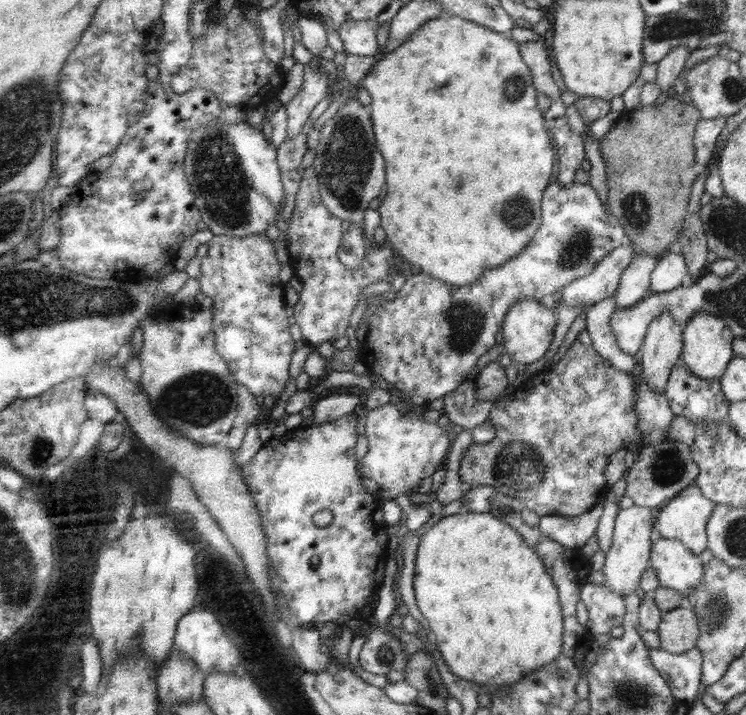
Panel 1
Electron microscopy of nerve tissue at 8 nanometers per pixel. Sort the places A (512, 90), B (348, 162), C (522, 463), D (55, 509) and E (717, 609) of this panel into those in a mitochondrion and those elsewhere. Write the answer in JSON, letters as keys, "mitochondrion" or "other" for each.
{"A":"mitochondrion","B":"mitochondrion","C":"mitochondrion","D":"other","E":"mitochondrion"}

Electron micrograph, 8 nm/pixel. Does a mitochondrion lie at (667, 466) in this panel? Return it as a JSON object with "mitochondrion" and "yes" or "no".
{"mitochondrion":"yes"}

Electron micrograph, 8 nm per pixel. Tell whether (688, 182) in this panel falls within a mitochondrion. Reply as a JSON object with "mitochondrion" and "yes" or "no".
{"mitochondrion":"no"}

